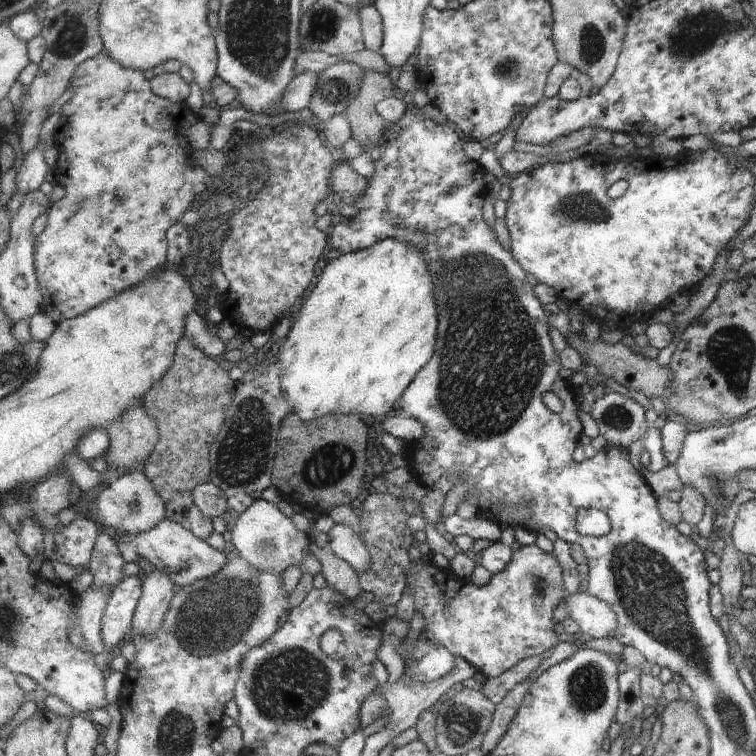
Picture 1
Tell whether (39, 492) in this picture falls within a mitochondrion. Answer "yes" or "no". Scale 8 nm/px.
no

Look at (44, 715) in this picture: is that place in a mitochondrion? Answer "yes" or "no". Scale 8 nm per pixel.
no

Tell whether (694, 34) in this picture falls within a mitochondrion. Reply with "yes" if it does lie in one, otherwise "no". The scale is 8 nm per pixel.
yes

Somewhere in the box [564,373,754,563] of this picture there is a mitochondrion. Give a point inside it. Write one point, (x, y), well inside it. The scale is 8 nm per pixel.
(717, 483)

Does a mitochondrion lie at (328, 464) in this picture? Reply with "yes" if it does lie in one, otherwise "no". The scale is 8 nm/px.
yes

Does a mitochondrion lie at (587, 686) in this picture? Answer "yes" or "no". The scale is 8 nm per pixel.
yes

